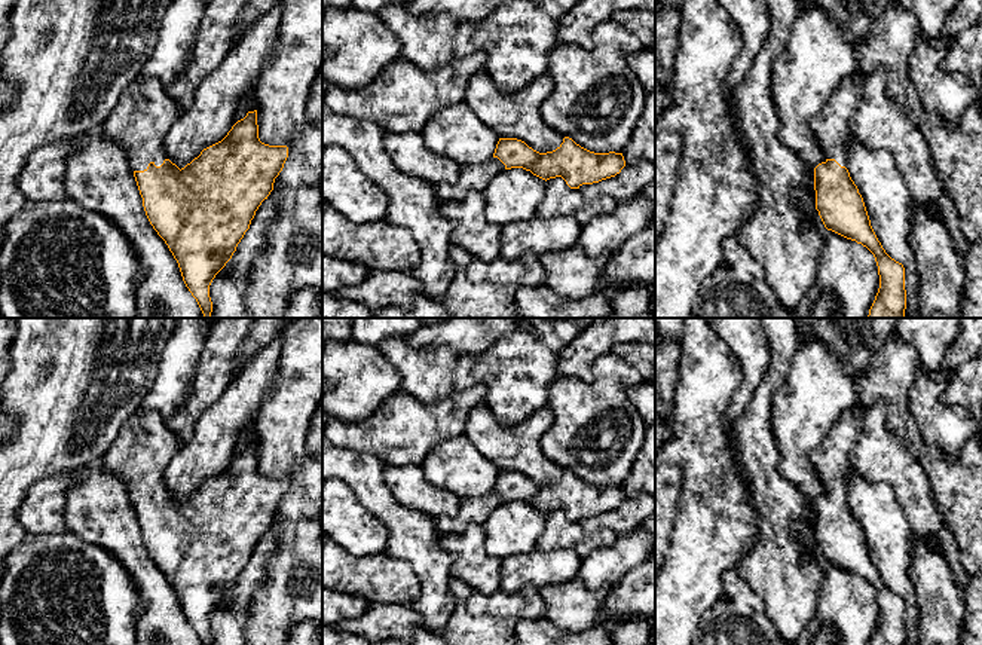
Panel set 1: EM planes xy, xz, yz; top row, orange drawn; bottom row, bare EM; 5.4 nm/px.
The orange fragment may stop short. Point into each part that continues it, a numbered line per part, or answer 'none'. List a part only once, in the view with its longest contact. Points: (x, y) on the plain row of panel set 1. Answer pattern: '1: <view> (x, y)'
1: xy (144, 445)

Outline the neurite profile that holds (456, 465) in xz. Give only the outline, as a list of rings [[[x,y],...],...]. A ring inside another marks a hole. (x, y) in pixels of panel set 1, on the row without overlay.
[[[465,434],[437,444],[420,465],[425,479],[461,501],[493,490],[499,468],[484,458]]]

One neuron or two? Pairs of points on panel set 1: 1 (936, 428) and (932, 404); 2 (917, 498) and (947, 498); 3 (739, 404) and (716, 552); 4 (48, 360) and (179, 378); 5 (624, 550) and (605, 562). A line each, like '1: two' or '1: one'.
1: one
2: two
3: two
4: two
5: one

